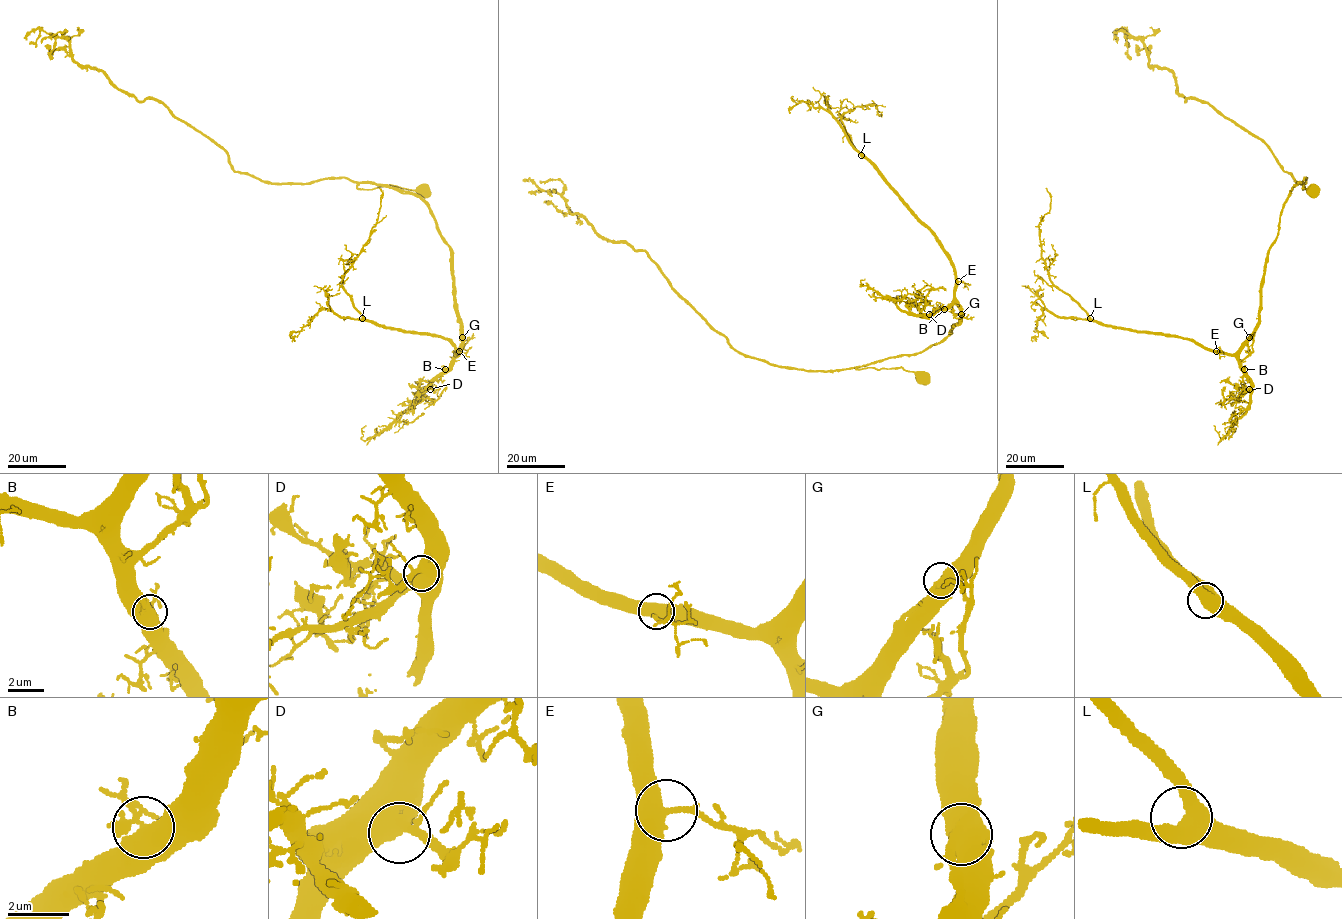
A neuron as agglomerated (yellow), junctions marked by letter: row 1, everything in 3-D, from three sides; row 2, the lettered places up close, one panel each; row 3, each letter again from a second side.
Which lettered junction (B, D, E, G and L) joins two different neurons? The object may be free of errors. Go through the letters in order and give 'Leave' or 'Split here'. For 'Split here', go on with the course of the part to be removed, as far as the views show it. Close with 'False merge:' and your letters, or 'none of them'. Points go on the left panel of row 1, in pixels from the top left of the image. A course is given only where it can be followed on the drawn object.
B: Leave
D: Leave
E: Leave
G: Leave
L: Leave
False merge: none of them

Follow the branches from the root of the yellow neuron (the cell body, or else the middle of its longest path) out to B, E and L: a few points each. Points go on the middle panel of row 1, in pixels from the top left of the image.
B: (923, 377), (901, 367), (856, 367), (916, 355), (939, 343), (959, 322), (960, 309), (955, 304), (944, 309)
E: (923, 377), (901, 367), (856, 367), (916, 355), (942, 341), (959, 322), (960, 304), (955, 297), (958, 281)
L: (923, 377), (901, 367), (856, 368), (916, 355), (942, 341), (960, 315), (955, 269), (942, 243), (861, 155)

